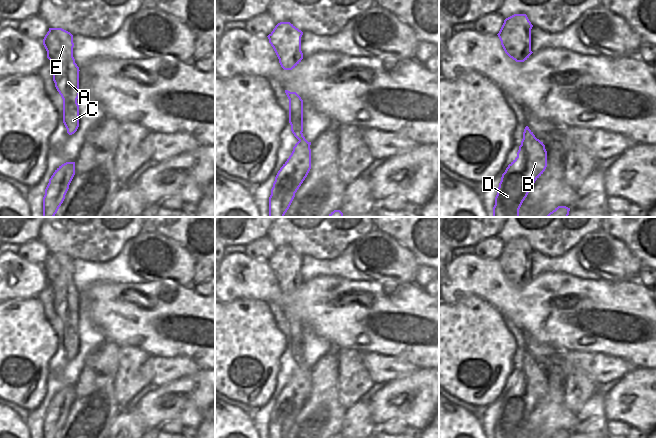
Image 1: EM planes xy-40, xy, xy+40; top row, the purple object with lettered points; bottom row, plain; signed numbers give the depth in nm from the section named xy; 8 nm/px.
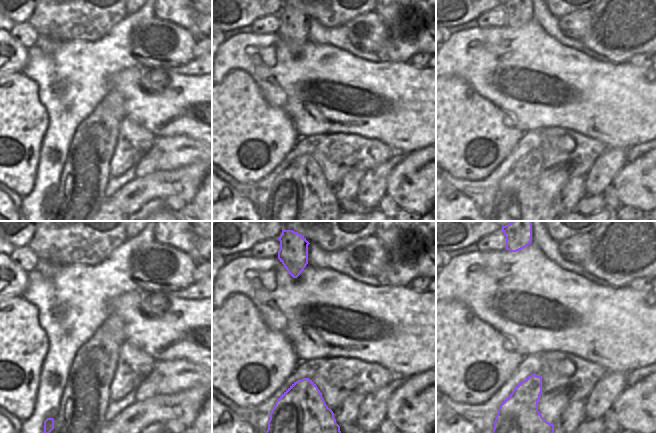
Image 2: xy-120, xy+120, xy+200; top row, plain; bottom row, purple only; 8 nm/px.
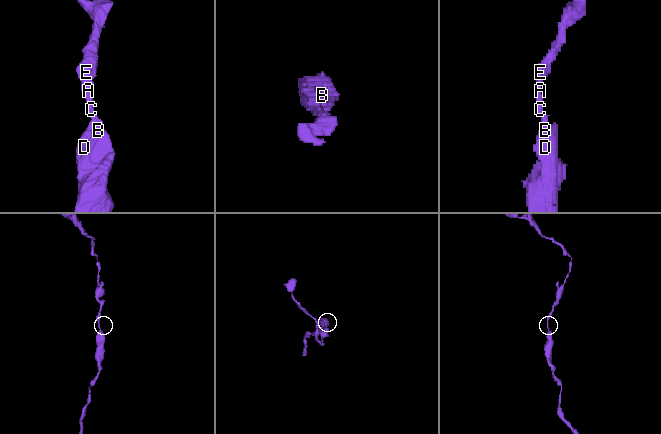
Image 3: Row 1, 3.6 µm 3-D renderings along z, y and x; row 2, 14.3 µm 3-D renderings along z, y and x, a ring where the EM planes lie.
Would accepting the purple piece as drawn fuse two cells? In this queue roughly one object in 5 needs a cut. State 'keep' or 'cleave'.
keep

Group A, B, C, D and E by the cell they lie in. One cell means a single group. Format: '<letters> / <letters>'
A B C D E

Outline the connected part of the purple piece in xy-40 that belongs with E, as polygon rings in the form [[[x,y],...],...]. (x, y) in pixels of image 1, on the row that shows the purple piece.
[[[49,28],[43,39],[53,65],[53,81],[63,99],[63,123],[69,135],[79,127],[79,67],[73,57],[73,35],[62,28]]]

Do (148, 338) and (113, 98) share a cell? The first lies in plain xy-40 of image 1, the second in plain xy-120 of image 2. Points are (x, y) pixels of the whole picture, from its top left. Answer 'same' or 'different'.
different

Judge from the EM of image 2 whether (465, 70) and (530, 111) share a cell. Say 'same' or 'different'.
same

